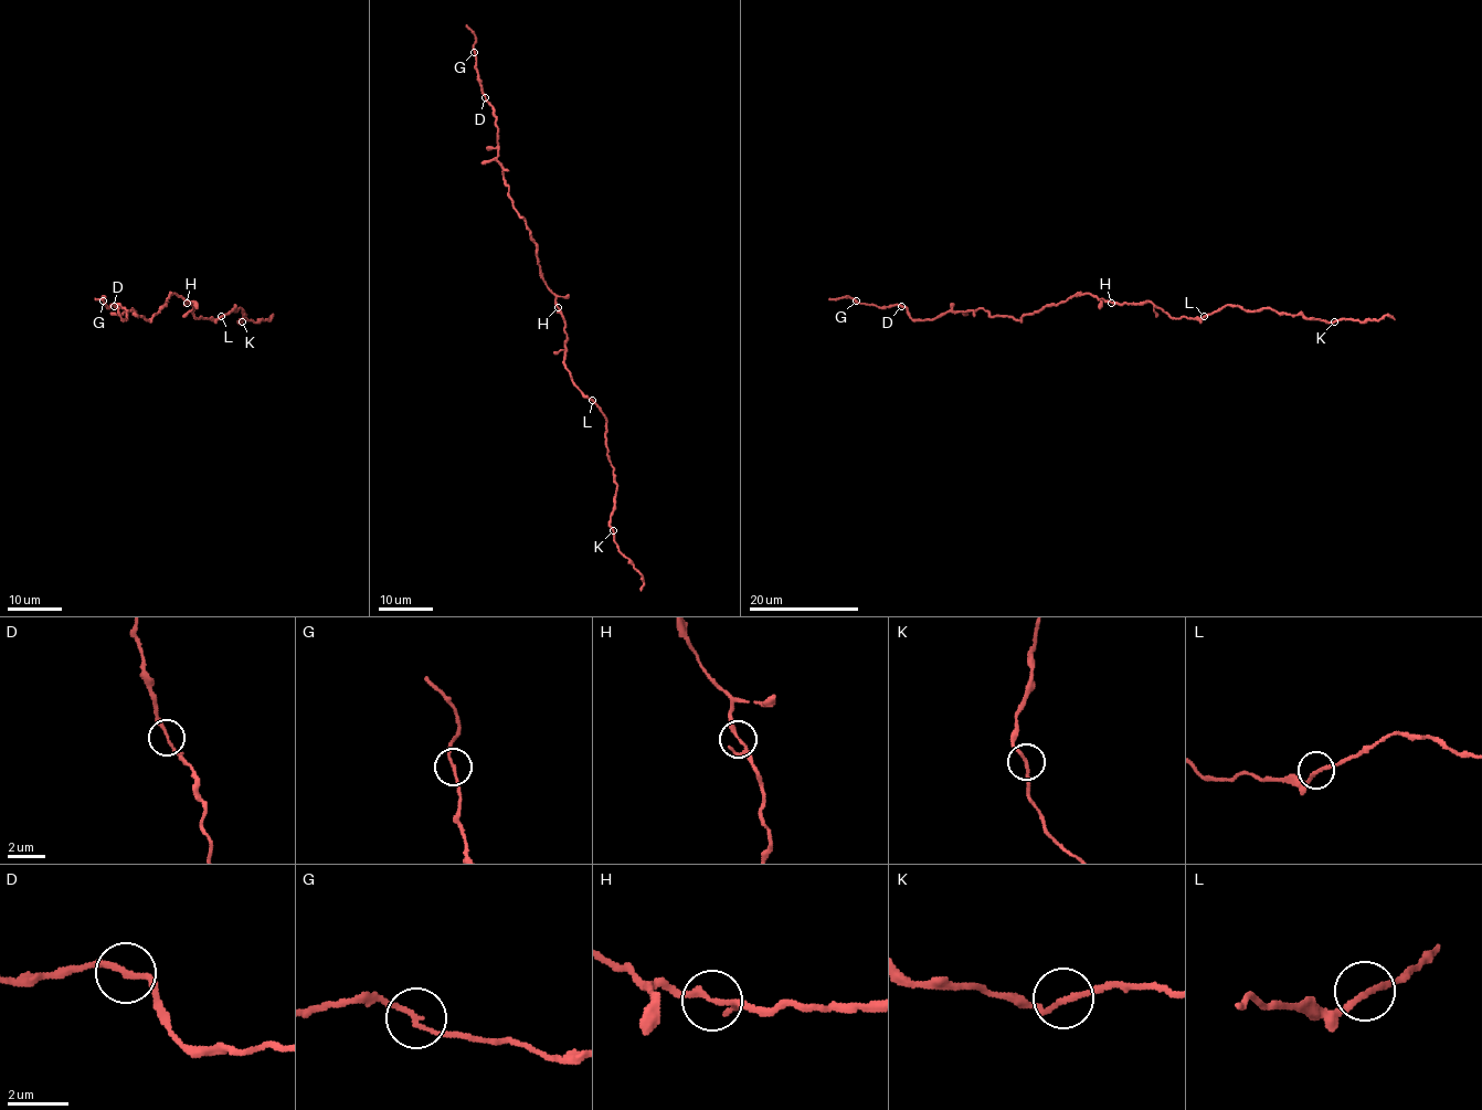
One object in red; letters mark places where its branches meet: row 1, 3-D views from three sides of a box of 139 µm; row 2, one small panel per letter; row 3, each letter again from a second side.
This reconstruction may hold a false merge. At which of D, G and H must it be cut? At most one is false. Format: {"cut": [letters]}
{"cut": []}

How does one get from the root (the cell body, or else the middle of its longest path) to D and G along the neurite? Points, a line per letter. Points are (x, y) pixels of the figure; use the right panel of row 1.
D: (1112, 302), (1076, 294), (1019, 319), (992, 317), (982, 308), (912, 319), (901, 306)
G: (1112, 302), (1076, 294), (1019, 319), (992, 317), (982, 308), (912, 319), (901, 306), (878, 307), (855, 300)

